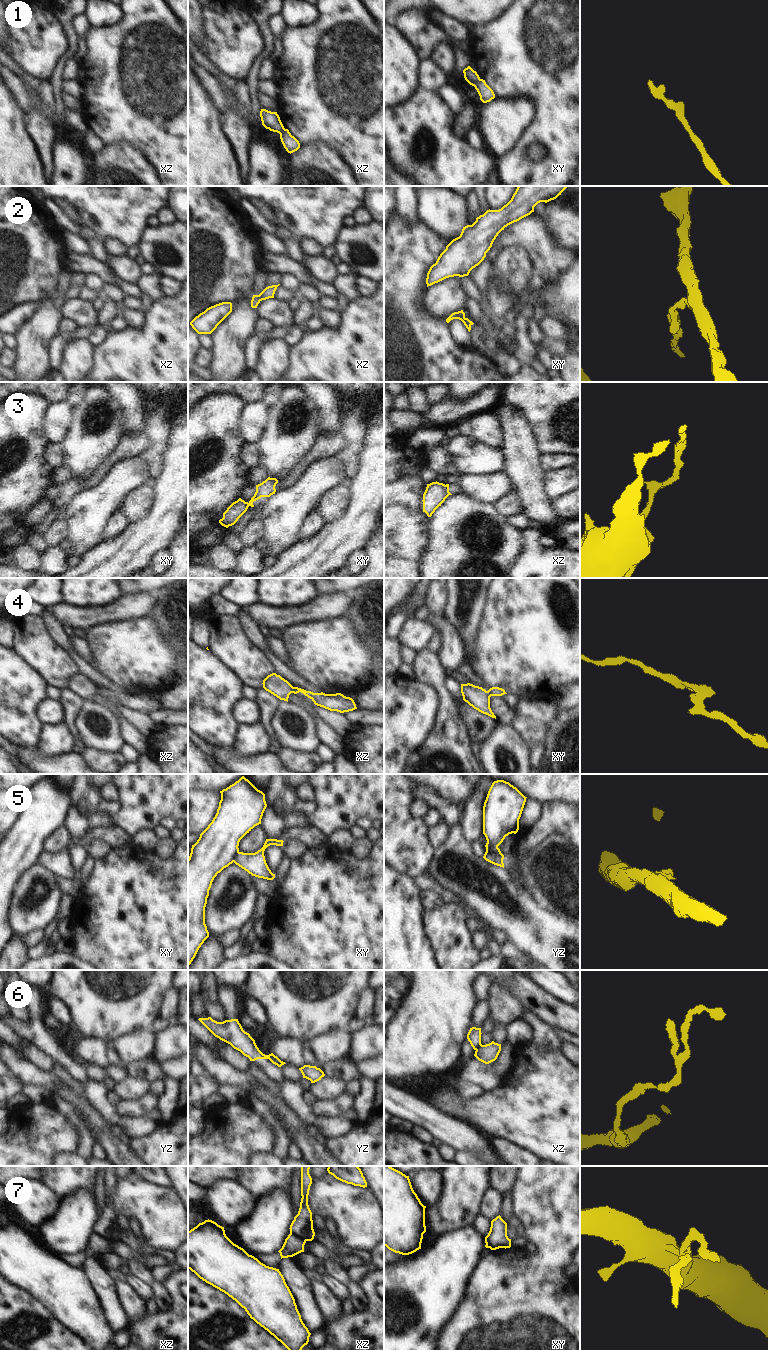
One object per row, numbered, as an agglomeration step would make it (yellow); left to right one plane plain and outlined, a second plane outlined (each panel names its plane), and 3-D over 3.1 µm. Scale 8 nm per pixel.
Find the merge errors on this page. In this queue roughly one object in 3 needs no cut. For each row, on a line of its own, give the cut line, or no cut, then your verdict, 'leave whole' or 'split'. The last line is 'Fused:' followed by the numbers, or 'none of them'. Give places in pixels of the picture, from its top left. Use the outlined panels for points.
1: xy (480, 79), (474, 86) | split
2: no cut | leave whole
3: xy (248, 503), (249, 505) | split
4: xy (487, 691), (489, 697) | split
5: yz (486, 850), (490, 854), (501, 853) | split
6: xz (481, 1044), (476, 1050) | split
7: xz (290, 1232), (305, 1241) | split
Fused: 1, 3, 4, 5, 6, 7

